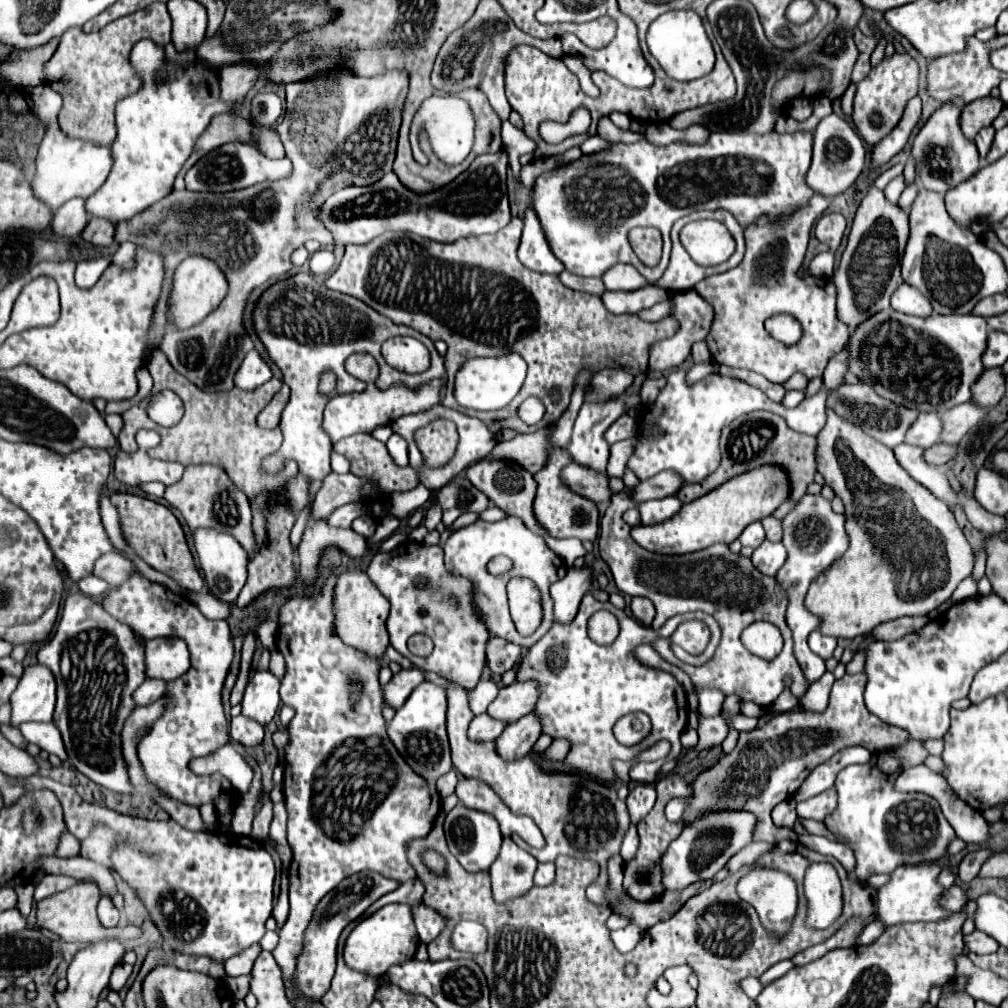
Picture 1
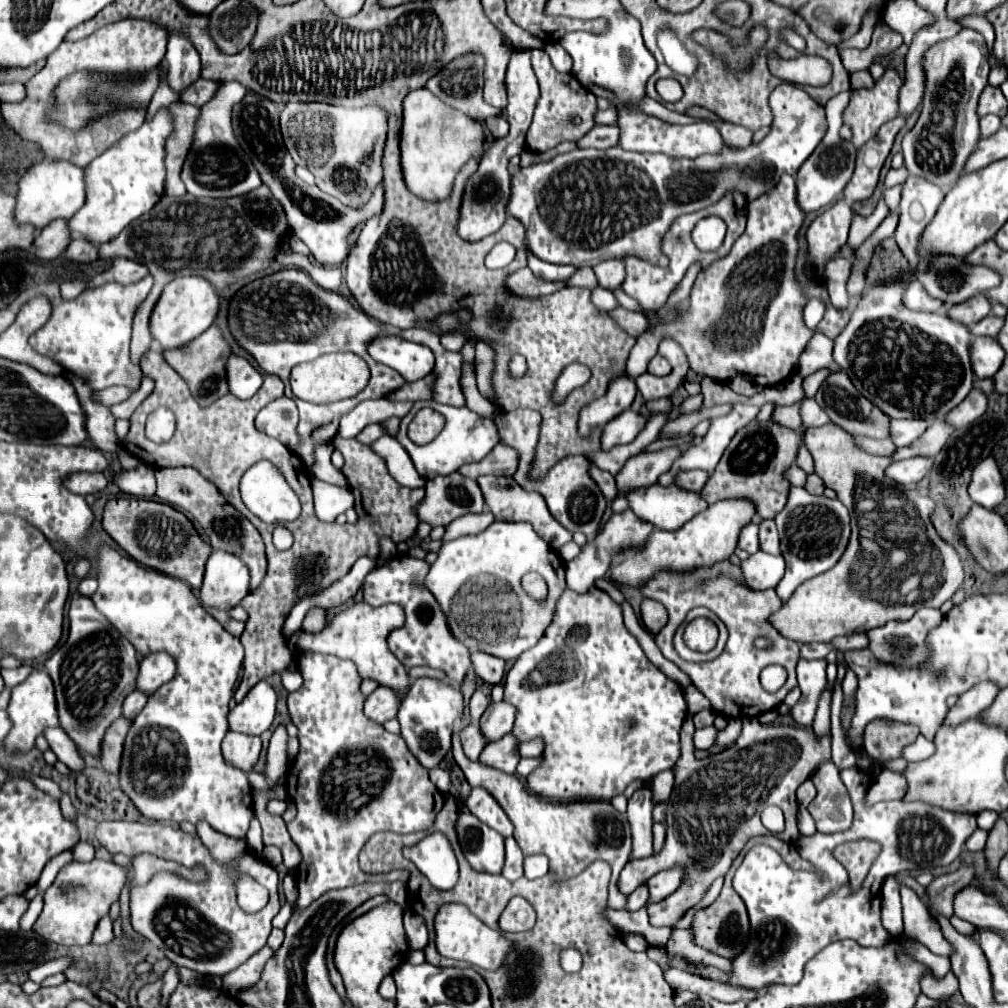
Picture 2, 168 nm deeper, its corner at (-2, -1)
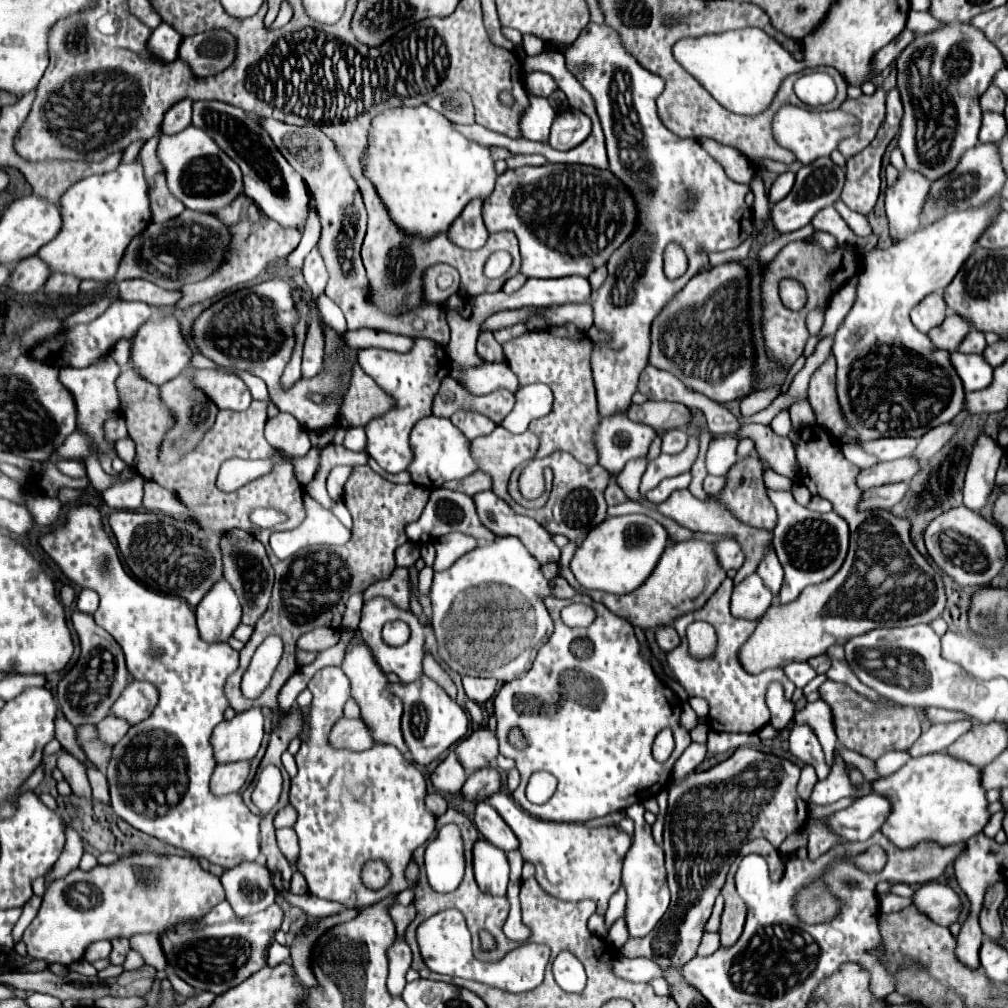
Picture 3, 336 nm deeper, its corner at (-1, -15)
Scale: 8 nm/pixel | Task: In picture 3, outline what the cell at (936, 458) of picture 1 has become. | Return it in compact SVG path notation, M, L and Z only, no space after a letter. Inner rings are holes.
M890 483L864 491L862 509L892 509L910 491L910 483Z

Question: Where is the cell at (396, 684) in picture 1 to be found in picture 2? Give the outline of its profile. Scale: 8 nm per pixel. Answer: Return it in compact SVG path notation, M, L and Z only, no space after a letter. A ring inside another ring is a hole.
M377 687L363 705L363 713L375 721L375 723L385 723L397 715L399 709L399 697L389 689L389 687Z

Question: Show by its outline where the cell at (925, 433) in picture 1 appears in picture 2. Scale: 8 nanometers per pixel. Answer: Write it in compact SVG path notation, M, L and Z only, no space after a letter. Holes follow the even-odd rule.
M897 419L897 421L891 421L891 437L889 439L897 447L907 447L925 429L927 429L927 423L925 421L919 421L919 419Z

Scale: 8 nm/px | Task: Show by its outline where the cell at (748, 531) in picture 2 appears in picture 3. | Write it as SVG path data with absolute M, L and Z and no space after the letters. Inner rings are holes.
M736 539L718 541L716 551L718 551L718 561L722 563L724 569L740 569L746 561L746 555Z

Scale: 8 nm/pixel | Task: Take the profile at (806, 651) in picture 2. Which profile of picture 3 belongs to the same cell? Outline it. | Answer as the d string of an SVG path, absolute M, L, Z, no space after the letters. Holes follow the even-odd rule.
M790 663L784 667L784 671L786 671L786 677L800 689L816 677L816 671L808 663Z

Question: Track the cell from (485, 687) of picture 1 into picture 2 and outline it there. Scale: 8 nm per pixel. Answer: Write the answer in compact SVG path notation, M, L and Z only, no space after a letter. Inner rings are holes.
M476 689L468 705L471 720L479 721L488 706L489 698L487 695L481 689Z

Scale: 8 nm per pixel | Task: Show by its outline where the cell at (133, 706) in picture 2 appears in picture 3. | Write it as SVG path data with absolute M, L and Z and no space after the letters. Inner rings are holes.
M106 717L102 719L102 723L96 725L98 733L100 733L100 739L106 741L108 745L116 745L130 729L130 723L124 721L124 719L118 719L118 717Z

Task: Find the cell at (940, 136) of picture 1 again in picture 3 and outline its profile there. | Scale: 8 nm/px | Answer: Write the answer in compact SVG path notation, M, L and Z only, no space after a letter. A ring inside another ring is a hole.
M950 23L930 35L920 35L918 39L914 39L902 51L896 65L898 65L898 89L904 103L898 147L904 155L906 169L924 175L928 181L938 181L956 169L960 157L968 149L978 145L978 131L982 119L978 99L990 87L996 71L1004 67L1002 55L992 43L988 43L982 31L974 29L968 23Z

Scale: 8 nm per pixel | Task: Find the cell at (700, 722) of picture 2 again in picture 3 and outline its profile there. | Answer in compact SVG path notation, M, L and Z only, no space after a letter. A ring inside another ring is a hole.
M692 743L692 745L682 753L682 757L678 759L678 763L674 765L674 779L682 779L682 777L686 777L688 773L692 773L704 759L706 759L706 745L702 745L702 743Z

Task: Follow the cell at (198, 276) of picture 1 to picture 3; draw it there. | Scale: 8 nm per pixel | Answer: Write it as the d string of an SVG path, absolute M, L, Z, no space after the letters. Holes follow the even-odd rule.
M172 315L156 319L156 321L146 321L134 335L132 363L140 371L140 375L154 385L162 385L162 383L174 379L176 375L180 375L190 365L192 355L194 355L194 351L188 345L188 339L184 337L178 319Z

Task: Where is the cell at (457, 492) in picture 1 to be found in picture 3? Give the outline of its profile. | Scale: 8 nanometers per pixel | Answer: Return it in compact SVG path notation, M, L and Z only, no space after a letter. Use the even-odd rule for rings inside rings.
M438 487L430 493L430 501L428 505L424 507L424 513L420 515L418 521L410 523L406 527L406 535L412 543L426 543L426 541L432 541L432 539L438 539L446 533L452 533L452 531L460 531L460 533L468 533L468 535L474 535L478 541L492 541L494 539L494 533L490 533L478 519L478 513L476 513L476 505L474 505L474 499L460 493L460 491L450 491L450 489L444 489L444 487Z

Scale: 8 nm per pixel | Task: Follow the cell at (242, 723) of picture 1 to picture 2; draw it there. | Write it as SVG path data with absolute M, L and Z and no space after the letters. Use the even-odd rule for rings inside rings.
M229 731L223 739L223 757L229 765L241 771L251 771L259 759L261 739Z

